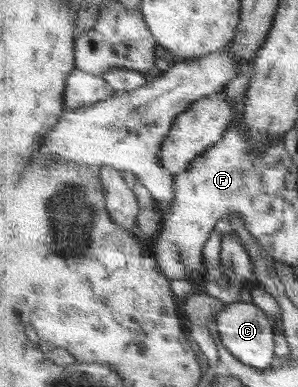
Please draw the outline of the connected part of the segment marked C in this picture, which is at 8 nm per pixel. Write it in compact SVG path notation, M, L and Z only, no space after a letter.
M236 303L217 315L218 333L228 350L242 362L266 370L277 358L277 340L271 314L254 303Z

